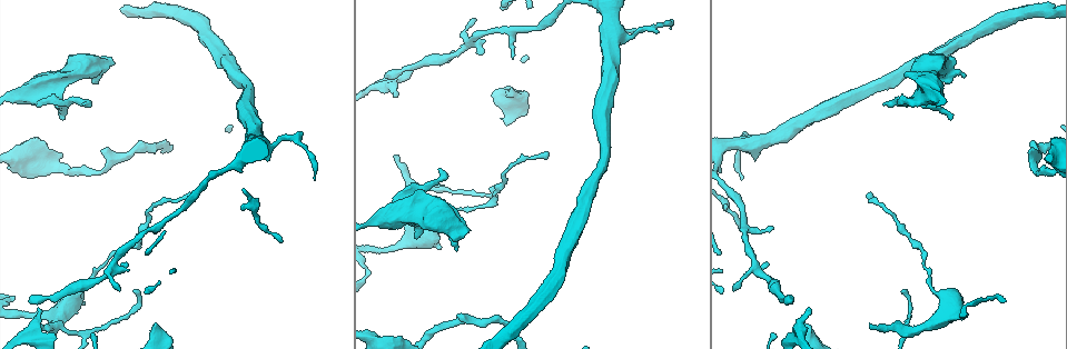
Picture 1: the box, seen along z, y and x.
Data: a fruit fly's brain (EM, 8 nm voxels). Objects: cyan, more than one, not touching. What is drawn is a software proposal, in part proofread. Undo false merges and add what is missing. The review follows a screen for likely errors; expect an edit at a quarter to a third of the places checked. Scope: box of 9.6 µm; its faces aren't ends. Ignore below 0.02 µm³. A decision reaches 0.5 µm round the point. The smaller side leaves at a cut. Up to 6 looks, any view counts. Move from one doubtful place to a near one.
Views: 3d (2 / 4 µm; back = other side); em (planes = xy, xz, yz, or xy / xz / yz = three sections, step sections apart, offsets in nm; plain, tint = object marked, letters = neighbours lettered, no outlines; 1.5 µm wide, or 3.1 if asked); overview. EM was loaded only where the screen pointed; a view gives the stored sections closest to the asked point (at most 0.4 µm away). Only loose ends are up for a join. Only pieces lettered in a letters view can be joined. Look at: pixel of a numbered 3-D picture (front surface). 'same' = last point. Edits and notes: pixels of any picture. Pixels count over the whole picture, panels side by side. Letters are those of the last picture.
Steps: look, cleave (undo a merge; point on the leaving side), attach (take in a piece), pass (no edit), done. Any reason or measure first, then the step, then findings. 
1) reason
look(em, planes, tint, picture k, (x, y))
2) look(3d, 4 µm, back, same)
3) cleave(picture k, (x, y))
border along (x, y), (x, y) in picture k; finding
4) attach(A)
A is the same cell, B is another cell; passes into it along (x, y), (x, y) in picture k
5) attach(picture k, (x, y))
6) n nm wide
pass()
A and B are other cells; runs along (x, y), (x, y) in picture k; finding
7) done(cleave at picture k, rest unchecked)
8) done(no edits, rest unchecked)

thin end
look(em, planes, letters, picture 1, (85, 104))

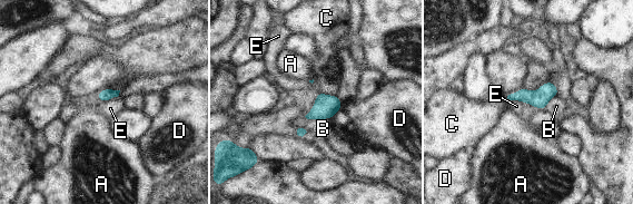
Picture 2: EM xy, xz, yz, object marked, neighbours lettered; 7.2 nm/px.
90 nm wide
pass()
A, B, C, D and E are other cells; border along (316, 91), (335, 96) in picture 2; none of them fits

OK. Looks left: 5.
branch stops here
look(3d, 4 µm, back, picture 1, (456, 246))

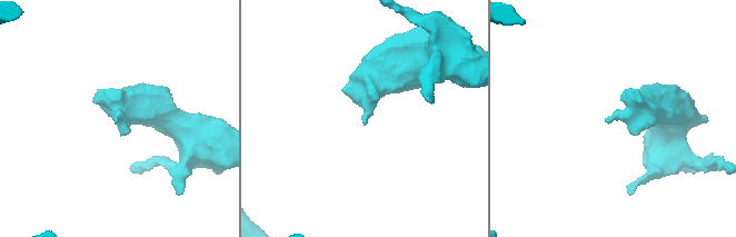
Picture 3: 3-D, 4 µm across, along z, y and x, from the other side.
now the EM
look(em, yz, step 4, letters, picture 3, (365, 122))

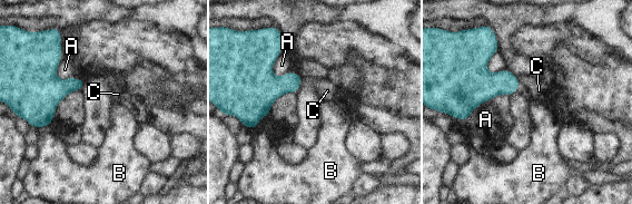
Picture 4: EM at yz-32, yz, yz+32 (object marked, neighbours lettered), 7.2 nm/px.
look(em, xz, step 8, letters, same)

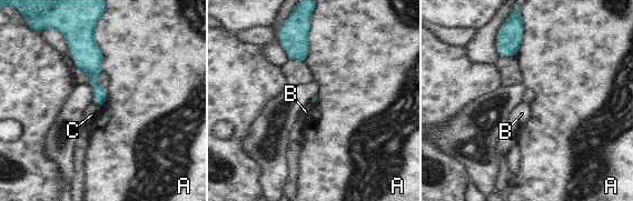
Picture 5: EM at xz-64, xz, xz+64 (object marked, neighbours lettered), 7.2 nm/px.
pass()
A, B and C are other cells; border along (92, 102), (101, 108) in picture 5; no lettered piece goes on from it

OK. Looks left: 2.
calibre changes
look(3d, 2 µm, picture 1, (72, 170))

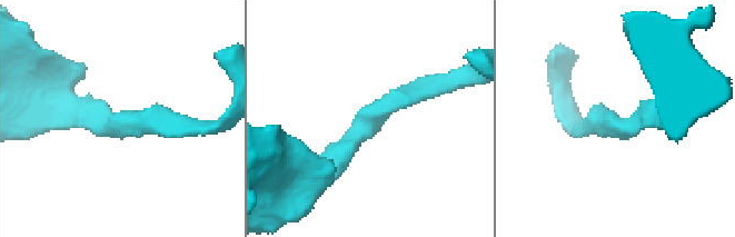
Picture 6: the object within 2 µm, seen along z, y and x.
need the tissue
look(em, planes, letters, picture 6, (120, 123))

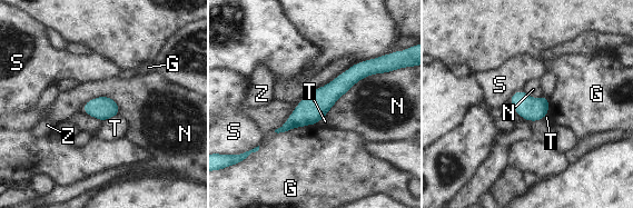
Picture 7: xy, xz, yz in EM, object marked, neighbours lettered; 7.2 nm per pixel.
170 nm wide
pass()
G, N, S, T and Z are other cells; runs along (368, 66), (284, 128) in picture 7; continuous, no second neuron

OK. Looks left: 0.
done(no edits, rest unchecked)

